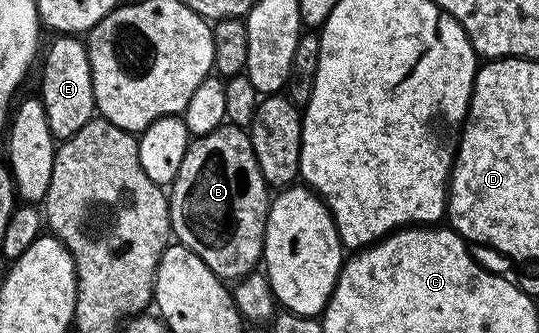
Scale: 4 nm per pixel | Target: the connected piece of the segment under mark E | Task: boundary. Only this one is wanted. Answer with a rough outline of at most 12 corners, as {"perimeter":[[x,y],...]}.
{"perimeter":[[61,35],[44,50],[39,96],[66,141],[95,116],[88,44]]}

